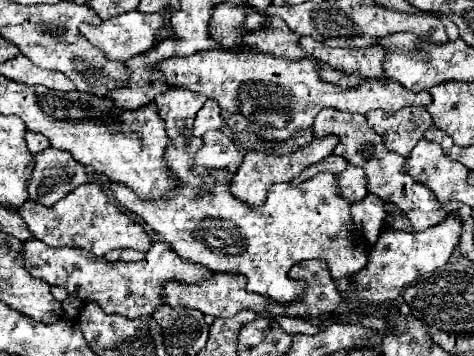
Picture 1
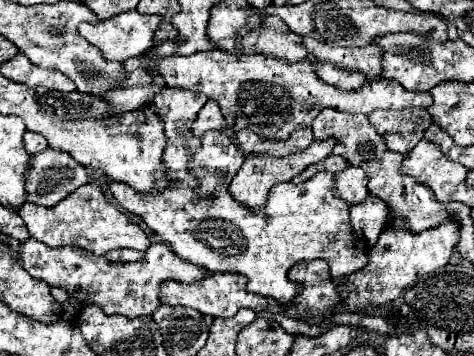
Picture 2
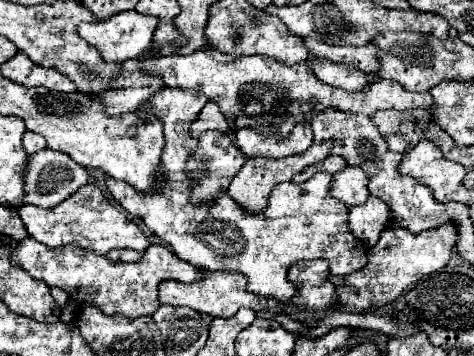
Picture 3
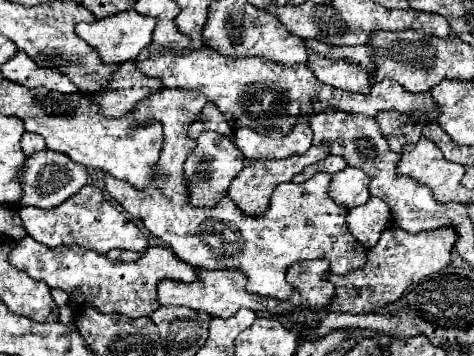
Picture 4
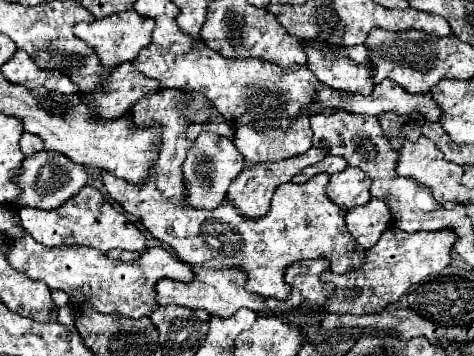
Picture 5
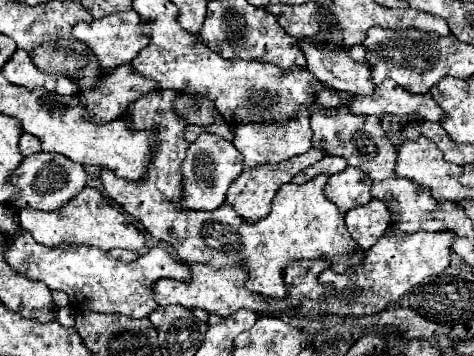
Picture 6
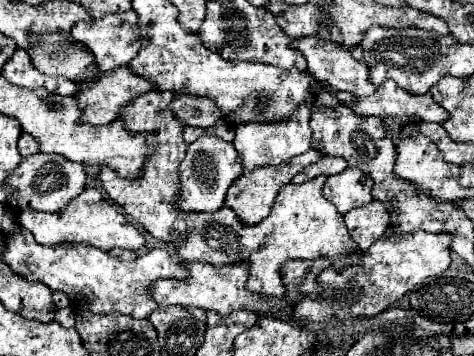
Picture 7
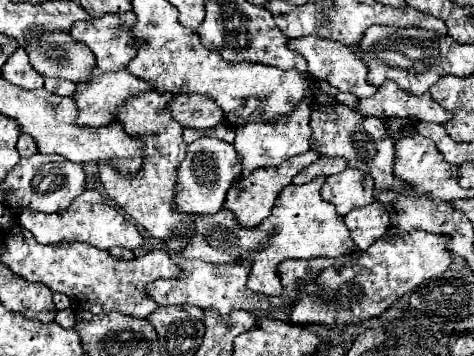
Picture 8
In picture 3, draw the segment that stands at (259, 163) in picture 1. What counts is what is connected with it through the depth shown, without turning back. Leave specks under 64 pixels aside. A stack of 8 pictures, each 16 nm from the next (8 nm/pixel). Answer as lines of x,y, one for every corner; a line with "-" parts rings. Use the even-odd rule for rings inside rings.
326,140
326,142
322,142
322,144
312,144
306,152
300,152
300,154
292,154
292,156
288,156
288,158
264,158
264,156
252,156
252,158
246,158
246,162
244,162
244,166
240,168
240,172
232,178
232,182
230,182
230,186
228,186
228,194
240,204
240,206
244,206
246,210
262,210
264,208
264,204
266,204
266,200
268,200
268,194
270,194
270,190
276,186
276,184
280,184
280,182
290,182
296,174
300,174
306,166
310,166
310,164
316,164
316,162
320,162
320,160
324,160
328,154
330,154
330,150
332,150
332,146
334,146
334,142
332,140

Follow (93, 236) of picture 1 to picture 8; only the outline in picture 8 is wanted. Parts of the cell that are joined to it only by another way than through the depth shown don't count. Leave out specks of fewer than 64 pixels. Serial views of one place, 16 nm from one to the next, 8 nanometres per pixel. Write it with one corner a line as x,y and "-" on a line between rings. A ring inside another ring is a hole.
84,190
64,212
44,214
44,212
32,212
24,210
20,214
20,224
30,230
40,244
60,244
60,242
84,242
90,246
96,246
100,250
110,250
114,246
138,250
144,244
142,234
136,230
132,222
128,222
112,204
108,204
98,190

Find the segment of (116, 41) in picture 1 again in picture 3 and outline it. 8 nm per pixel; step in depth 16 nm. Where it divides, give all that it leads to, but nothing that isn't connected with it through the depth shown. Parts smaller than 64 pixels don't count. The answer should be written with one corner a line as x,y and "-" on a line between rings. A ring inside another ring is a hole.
128,10
128,12
120,12
112,18
100,20
96,24
78,24
78,34
88,40
88,44
96,46
100,50
100,54
104,54
104,60
108,62
124,62
128,58
136,58
140,56
144,50
148,50
152,46
152,36
154,30
158,28
160,18
156,16
146,16
146,14
138,14
136,10

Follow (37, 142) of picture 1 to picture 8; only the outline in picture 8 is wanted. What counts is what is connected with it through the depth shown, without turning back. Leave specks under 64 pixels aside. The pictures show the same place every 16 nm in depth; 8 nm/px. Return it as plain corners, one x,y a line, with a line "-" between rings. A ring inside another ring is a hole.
20,134
16,148
18,148
18,152
20,152
22,158
28,158
28,156
32,156
32,154
38,152
36,140
32,140
32,136
28,136
28,134

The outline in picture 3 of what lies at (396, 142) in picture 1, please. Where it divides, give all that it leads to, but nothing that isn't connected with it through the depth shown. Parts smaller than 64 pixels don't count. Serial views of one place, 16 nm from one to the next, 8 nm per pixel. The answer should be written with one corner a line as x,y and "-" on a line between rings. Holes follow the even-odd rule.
418,108
404,110
404,112
378,110
370,116
370,120
384,136
388,148
400,154
404,154
410,146
416,146
418,140
422,138
424,128
428,128
428,124
432,122
429,112

